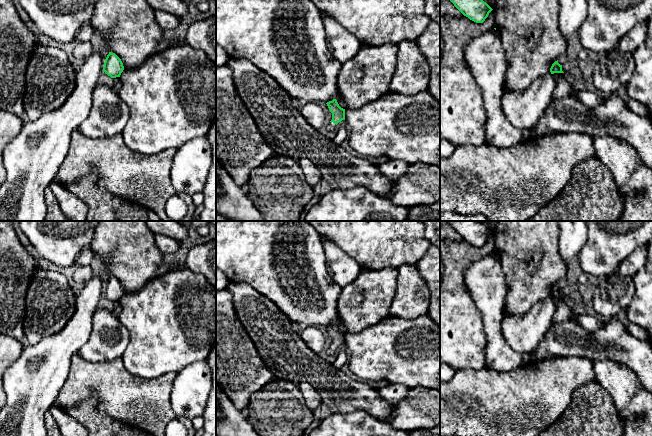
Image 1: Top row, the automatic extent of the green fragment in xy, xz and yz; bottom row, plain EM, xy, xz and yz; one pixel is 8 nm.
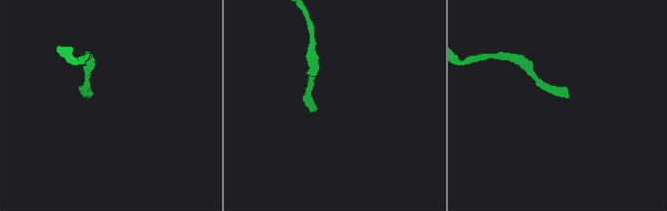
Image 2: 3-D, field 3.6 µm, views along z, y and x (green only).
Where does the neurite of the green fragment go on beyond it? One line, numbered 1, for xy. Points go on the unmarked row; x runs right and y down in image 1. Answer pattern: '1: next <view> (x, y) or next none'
1: next none

